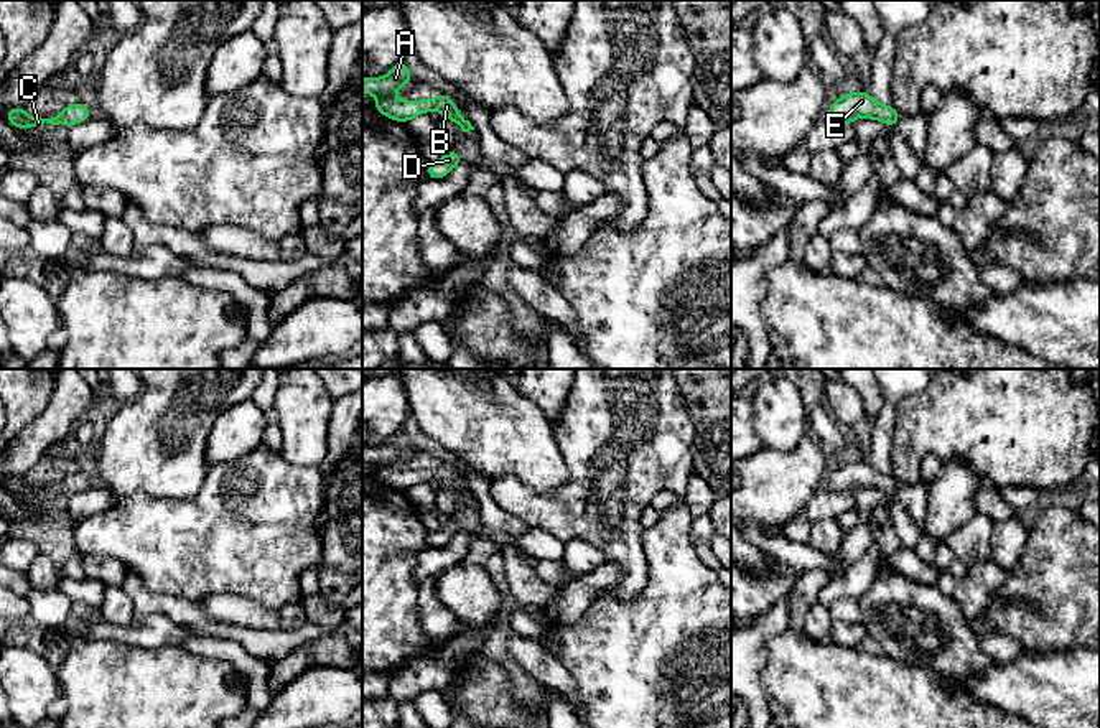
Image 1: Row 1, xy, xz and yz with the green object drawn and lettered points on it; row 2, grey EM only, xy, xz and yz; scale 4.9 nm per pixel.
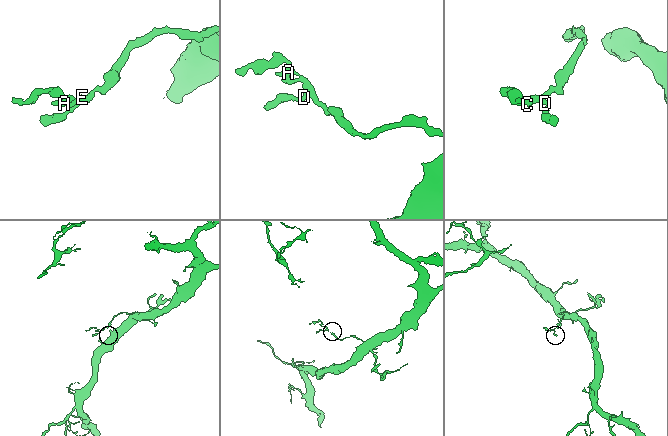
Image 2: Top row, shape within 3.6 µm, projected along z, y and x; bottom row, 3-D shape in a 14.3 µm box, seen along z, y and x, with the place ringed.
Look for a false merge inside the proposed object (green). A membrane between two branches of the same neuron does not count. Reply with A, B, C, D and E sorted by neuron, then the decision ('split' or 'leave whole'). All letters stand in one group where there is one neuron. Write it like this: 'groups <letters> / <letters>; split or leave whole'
groups A B C D E; leave whole

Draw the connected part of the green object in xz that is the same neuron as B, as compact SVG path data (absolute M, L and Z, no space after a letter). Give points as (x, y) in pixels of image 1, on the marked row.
M402 58L387 76L377 79L364 77L362 92L377 96L379 99L374 109L400 124L405 124L423 112L438 110L445 119L456 122L463 132L474 130L471 122L459 115L456 104L445 92L431 100L394 100L392 96L397 89L413 79L415 77L410 74Z

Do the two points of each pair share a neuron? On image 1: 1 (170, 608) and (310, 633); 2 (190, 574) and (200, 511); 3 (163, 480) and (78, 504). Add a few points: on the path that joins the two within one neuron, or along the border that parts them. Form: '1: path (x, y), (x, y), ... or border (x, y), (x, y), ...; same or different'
1: path (205, 626), (239, 633), (252, 639), (275, 639); same
2: path (190, 559), (190, 552), (200, 542), (200, 526); same
3: border (101, 486), (117, 501); different

